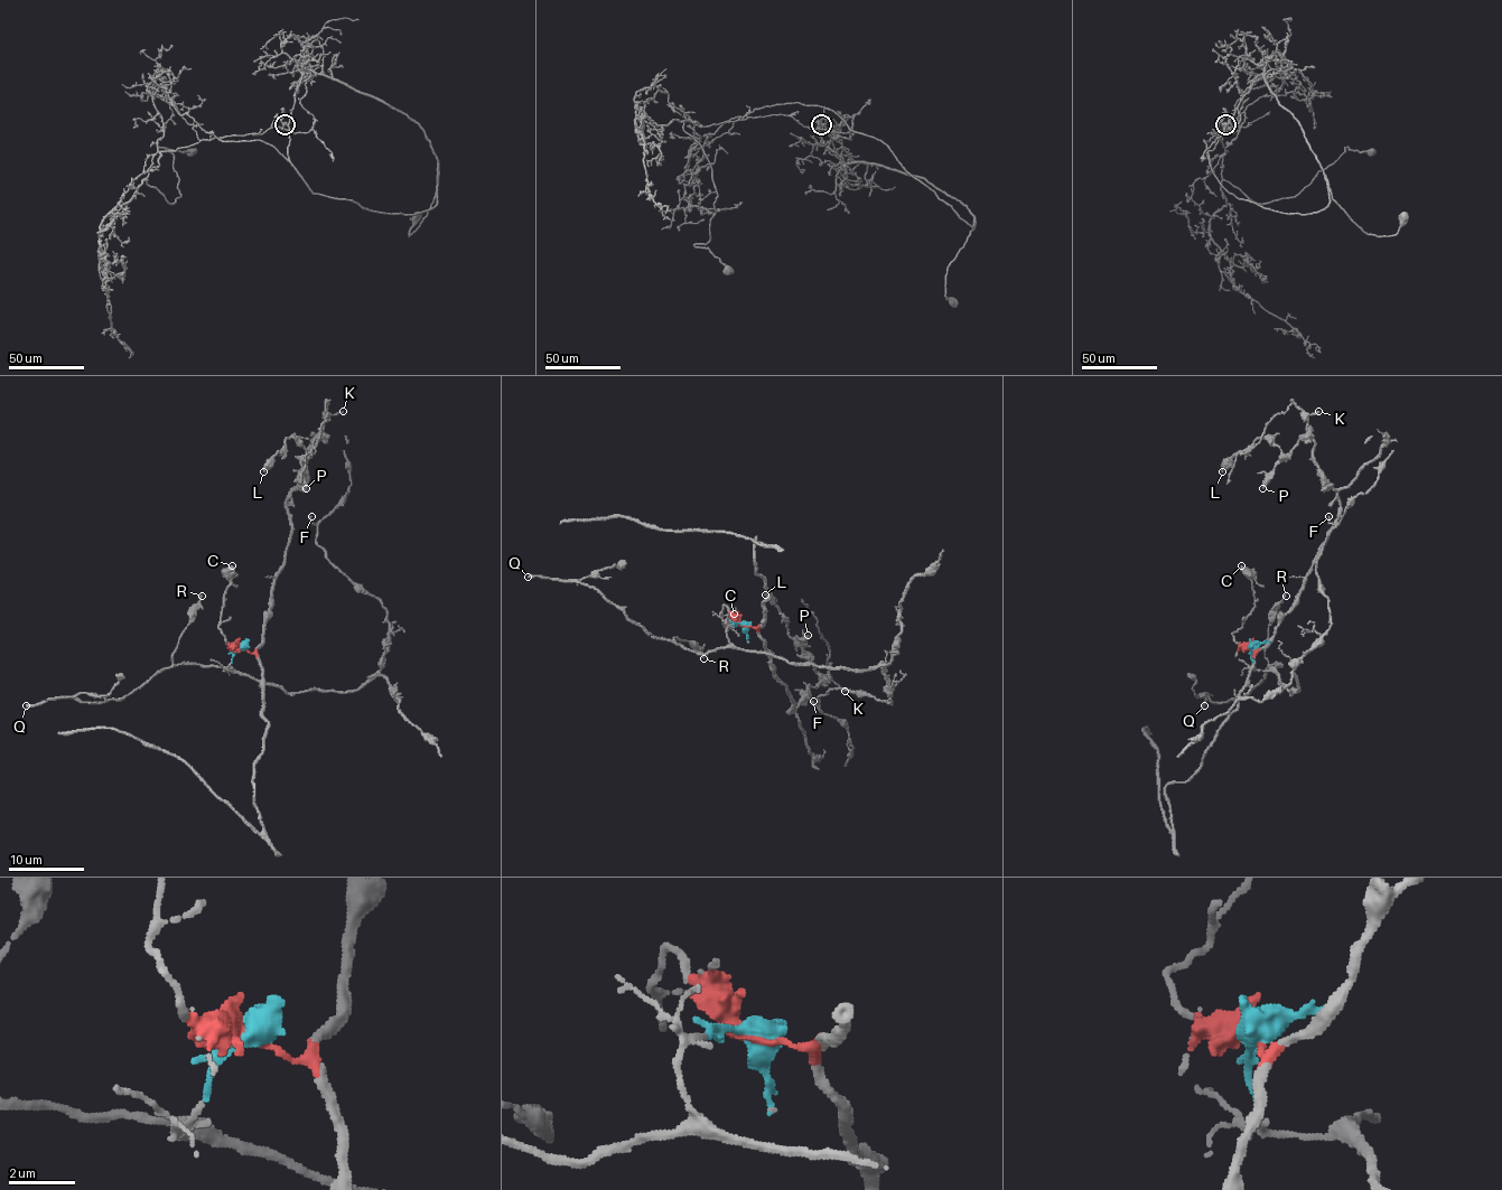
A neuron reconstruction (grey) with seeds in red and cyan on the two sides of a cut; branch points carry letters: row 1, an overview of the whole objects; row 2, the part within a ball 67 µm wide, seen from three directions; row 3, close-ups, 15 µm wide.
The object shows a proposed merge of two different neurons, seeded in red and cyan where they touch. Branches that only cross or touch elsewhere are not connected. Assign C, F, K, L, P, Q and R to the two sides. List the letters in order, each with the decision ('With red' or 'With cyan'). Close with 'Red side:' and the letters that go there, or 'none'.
C: With red
F: With cyan
K: With red
L: With red
P: With red
Q: With cyan
R: With cyan
Red side: C, K, L, P

